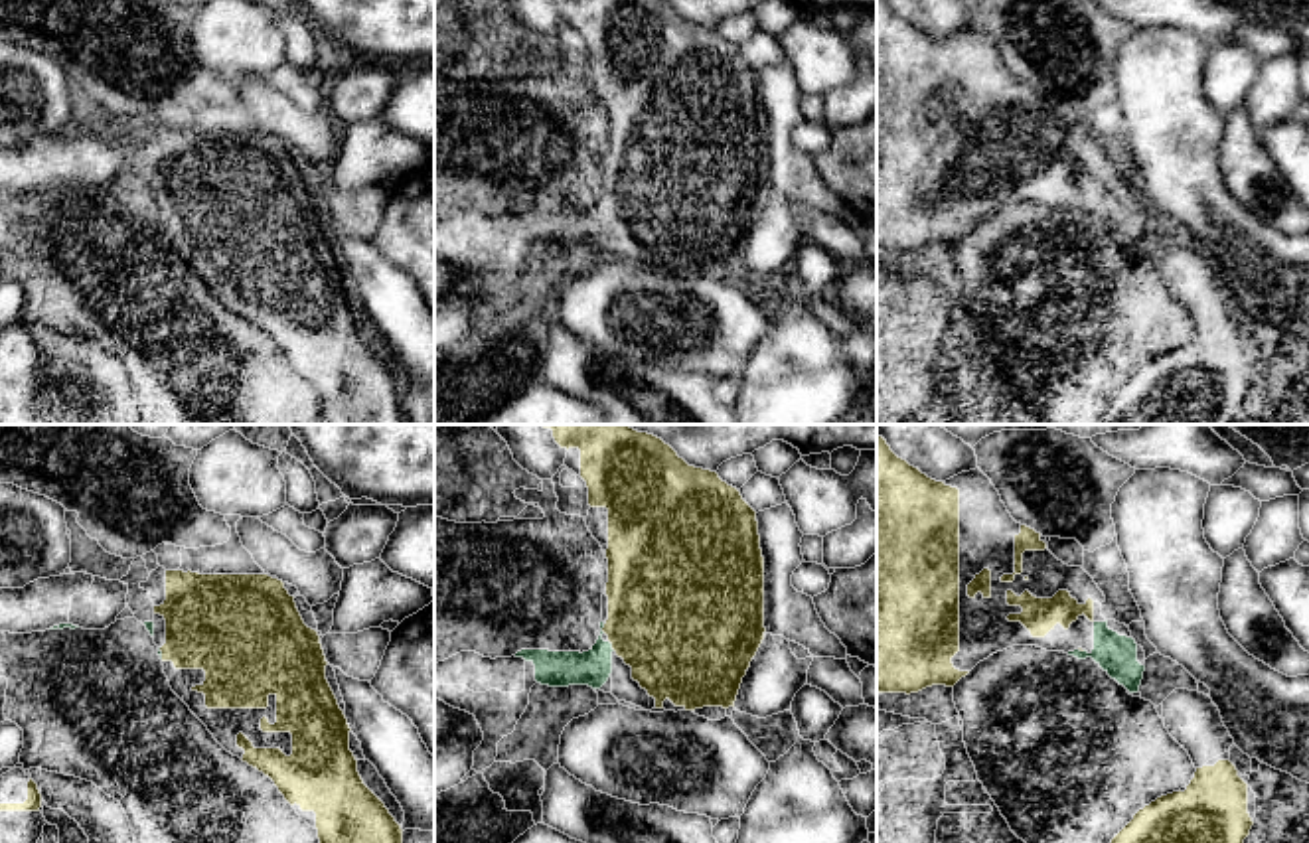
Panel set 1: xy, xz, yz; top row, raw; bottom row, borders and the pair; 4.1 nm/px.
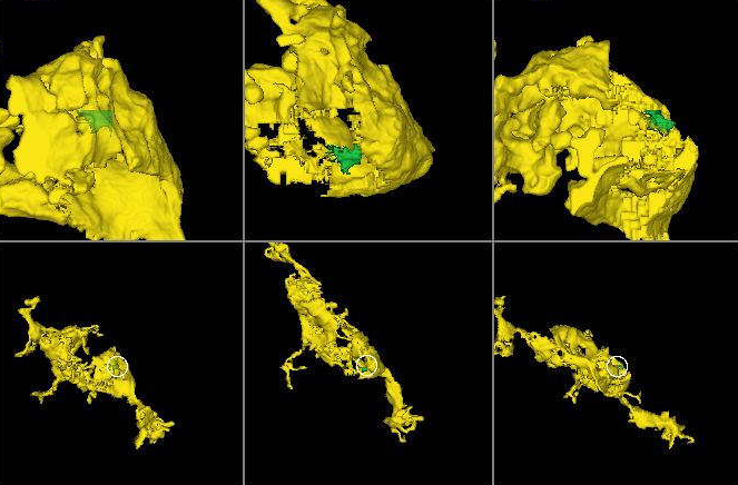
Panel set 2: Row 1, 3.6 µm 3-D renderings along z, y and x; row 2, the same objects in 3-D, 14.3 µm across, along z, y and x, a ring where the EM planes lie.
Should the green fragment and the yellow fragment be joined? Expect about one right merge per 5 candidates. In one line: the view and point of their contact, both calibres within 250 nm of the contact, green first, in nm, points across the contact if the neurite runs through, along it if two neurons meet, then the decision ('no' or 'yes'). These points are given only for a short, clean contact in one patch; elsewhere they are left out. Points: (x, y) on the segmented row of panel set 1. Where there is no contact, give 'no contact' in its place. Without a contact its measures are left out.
contact xz (611, 646); calibres 150 and 480 nm; yes

